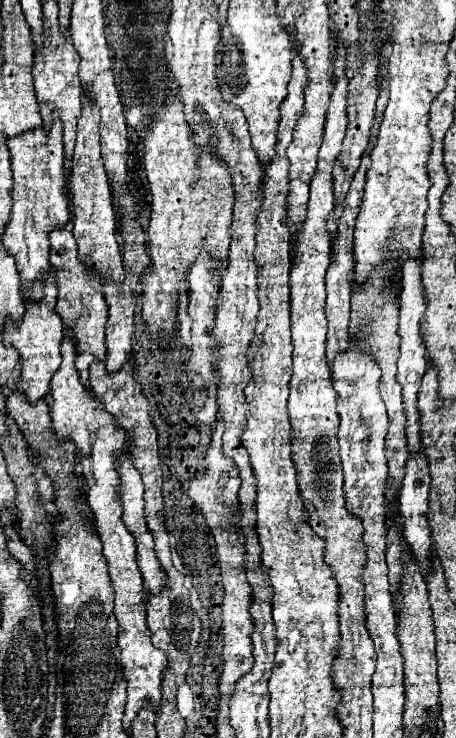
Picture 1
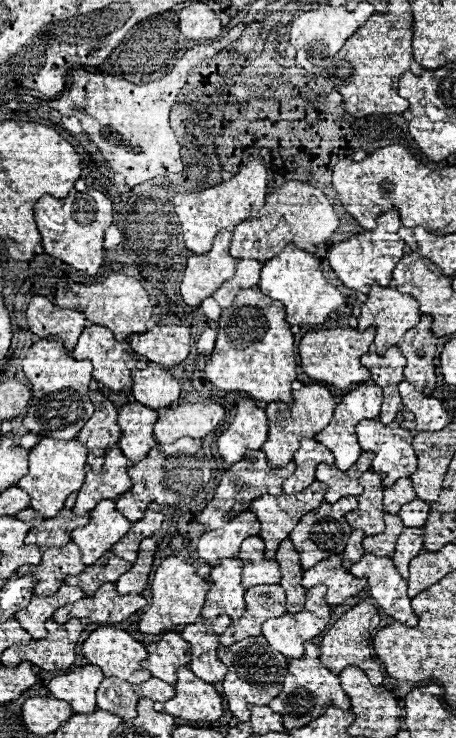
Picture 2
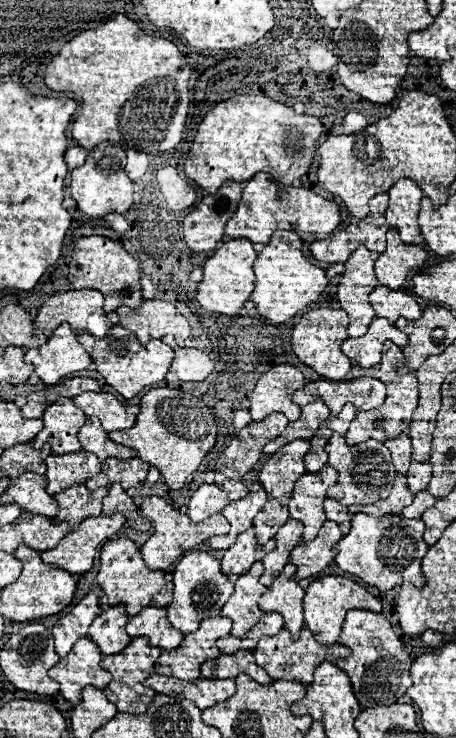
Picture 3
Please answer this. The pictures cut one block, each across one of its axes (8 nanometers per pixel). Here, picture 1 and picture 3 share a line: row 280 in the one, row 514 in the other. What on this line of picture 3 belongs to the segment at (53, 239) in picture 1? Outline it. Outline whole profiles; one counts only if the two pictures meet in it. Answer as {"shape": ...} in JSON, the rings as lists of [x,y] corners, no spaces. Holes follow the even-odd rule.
{"shape":[[[72,486],[56,494],[54,500],[60,506],[56,520],[66,520],[70,524],[70,530],[76,530],[82,520],[102,514],[102,498],[106,494],[108,494],[106,488],[88,492],[86,486]]]}

